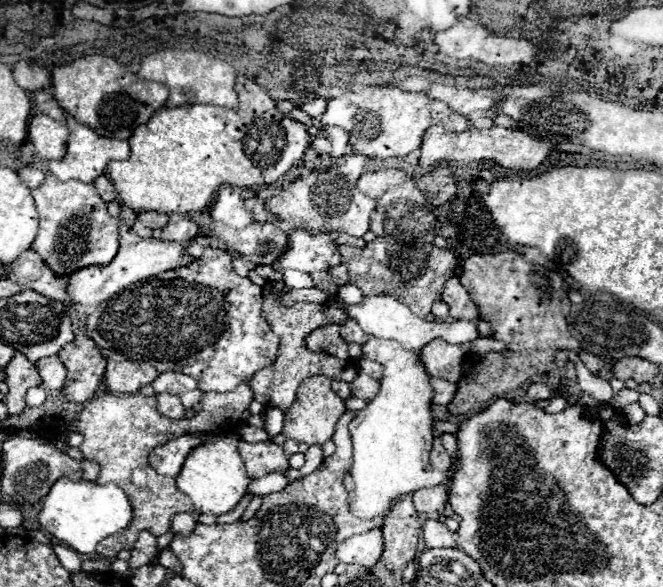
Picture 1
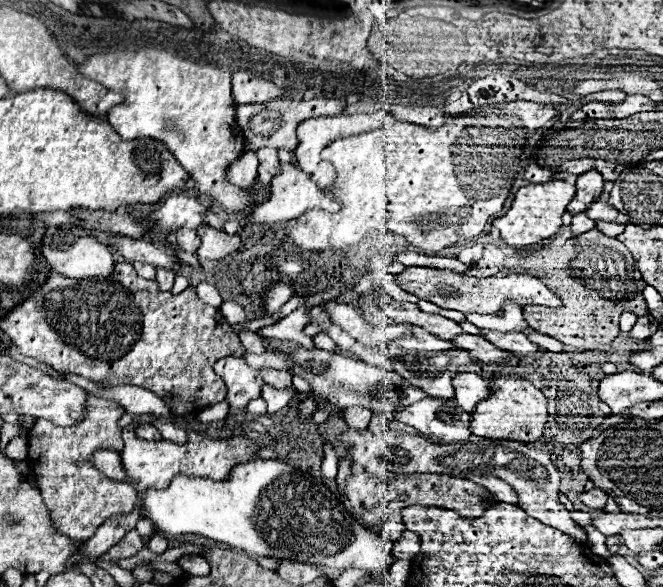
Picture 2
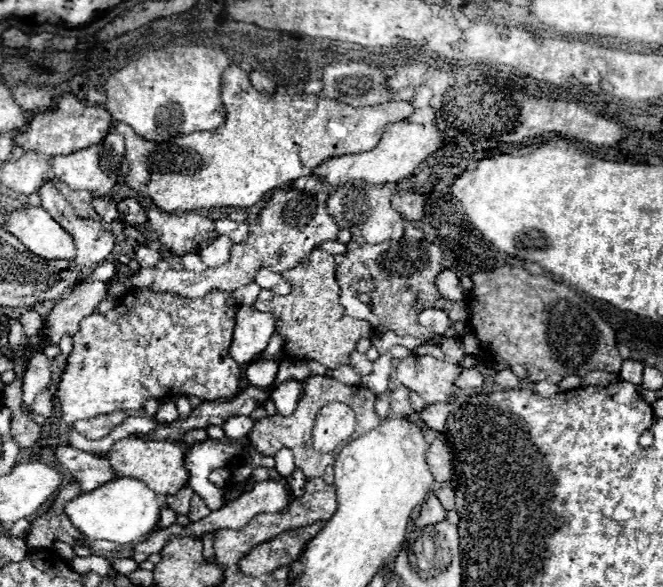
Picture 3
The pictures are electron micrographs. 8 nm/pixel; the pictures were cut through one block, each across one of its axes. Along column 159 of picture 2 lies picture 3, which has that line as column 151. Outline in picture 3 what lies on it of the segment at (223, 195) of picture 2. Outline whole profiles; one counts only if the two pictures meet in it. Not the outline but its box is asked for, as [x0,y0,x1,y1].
[104,46,228,142]

